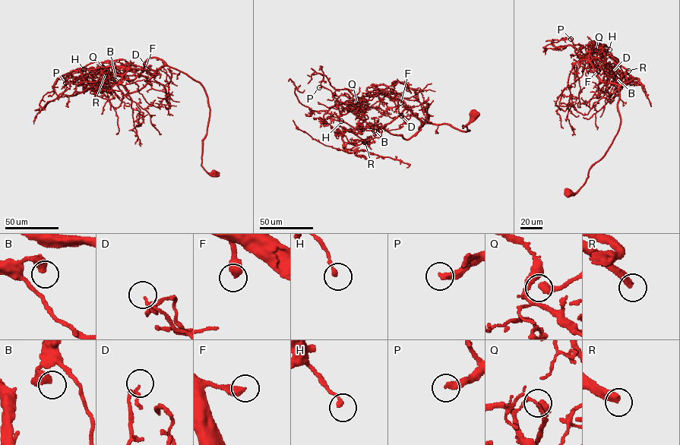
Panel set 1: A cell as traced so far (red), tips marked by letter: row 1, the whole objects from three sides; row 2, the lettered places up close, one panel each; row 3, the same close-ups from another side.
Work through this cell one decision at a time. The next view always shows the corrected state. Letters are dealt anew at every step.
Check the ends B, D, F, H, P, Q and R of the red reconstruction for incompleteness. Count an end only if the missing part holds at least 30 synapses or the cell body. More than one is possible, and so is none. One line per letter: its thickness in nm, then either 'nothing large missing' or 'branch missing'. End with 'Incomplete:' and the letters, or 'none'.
B: 360 nm | nothing large missing
D: 130 nm | nothing large missing
F: 440 nm | branch missing
H: 220 nm | nothing large missing
P: 320 nm | branch missing
Q: 400 nm | nothing large missing
R: 400 nm | branch missing
Incomplete: F, P, R

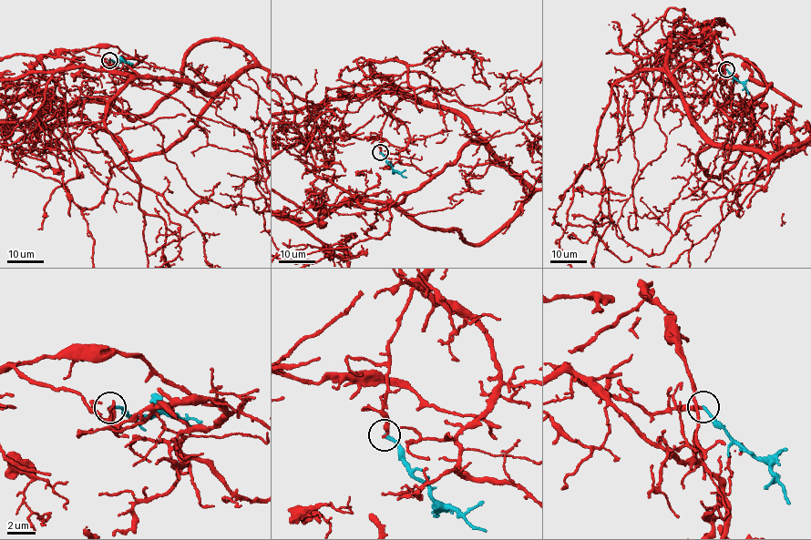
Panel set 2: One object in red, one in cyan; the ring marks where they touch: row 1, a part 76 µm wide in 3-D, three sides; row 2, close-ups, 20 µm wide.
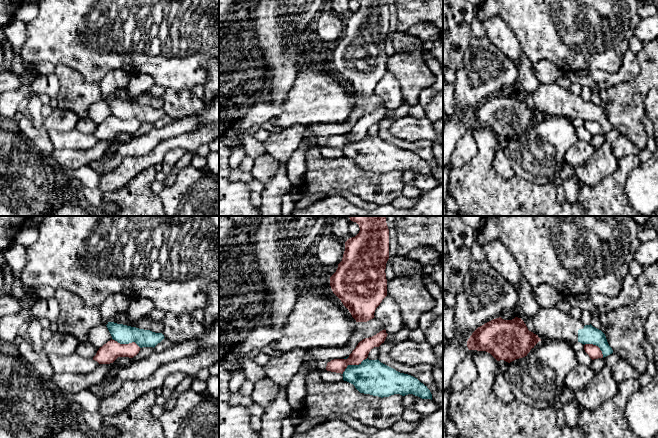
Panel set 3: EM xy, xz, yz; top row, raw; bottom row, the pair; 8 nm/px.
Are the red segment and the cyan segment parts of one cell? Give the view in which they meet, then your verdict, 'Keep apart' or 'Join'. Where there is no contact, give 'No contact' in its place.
Touches red in xz. Keep apart

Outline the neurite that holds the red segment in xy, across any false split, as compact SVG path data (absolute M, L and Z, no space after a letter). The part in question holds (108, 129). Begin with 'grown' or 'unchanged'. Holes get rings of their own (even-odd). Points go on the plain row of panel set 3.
unchanged | M112 115L99 124L93 136L99 140L110 140L118 133L133 134L139 129L140 125L141 124L135 118L120 120Z

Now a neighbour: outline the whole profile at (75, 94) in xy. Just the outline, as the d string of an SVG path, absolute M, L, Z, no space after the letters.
M56 65L55 74L60 83L56 96L59 108L73 111L83 119L87 117L90 107L102 100L99 83L88 83L80 73L63 65Z

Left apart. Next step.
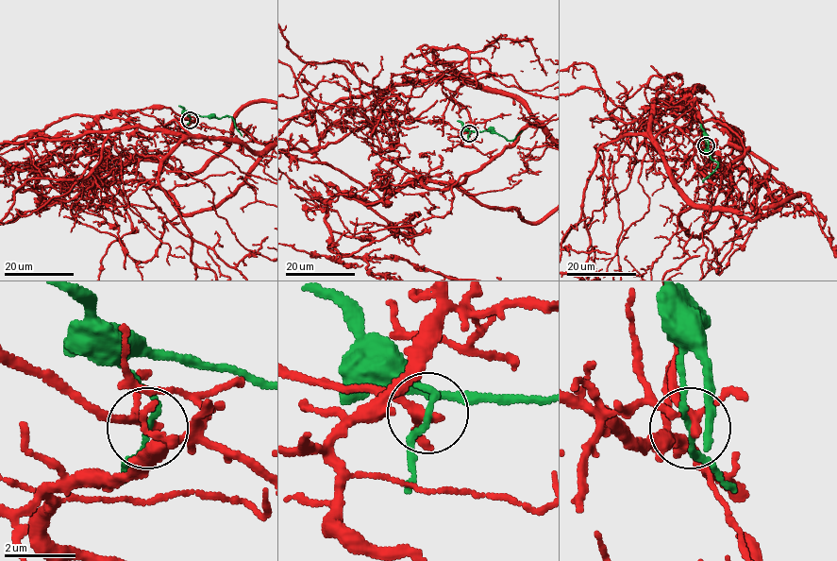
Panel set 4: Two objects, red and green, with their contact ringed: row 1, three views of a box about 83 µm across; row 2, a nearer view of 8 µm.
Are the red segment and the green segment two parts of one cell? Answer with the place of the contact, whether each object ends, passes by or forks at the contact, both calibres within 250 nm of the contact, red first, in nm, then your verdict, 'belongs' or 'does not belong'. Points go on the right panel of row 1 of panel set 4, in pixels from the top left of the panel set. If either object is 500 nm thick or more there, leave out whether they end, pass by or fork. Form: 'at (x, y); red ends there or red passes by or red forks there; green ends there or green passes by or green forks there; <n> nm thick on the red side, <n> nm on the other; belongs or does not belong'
at (706, 145); red passes by; green passes by; 240 nm thick on the red side, 140 nm on the other; does not belong

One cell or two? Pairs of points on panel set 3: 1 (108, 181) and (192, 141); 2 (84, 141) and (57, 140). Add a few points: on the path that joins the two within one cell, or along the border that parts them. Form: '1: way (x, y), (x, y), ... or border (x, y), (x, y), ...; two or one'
1: way (129, 167), (150, 160), (163, 147), (171, 143); one
2: way (77, 141), (64, 140); one

